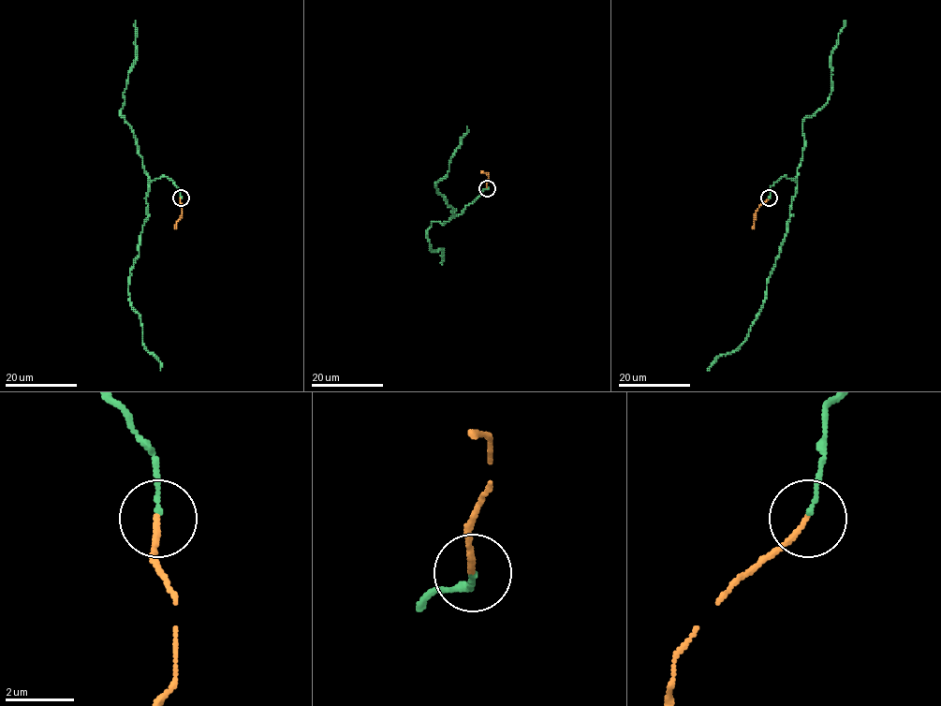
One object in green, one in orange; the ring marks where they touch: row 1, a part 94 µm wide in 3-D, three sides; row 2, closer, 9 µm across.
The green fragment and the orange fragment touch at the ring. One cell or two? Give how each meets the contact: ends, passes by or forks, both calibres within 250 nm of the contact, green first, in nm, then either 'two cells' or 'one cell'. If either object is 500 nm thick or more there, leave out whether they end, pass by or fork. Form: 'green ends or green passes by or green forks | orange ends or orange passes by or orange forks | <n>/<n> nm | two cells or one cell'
green ends | orange ends | 130/160 nm | one cell

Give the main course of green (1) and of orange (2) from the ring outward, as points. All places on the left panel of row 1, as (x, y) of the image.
1: (181, 198), (167, 177), (150, 183), (147, 219), (128, 278), (130, 305), (140, 320), (143, 346), (161, 370)
2: (181, 198), (183, 213), (176, 228)

